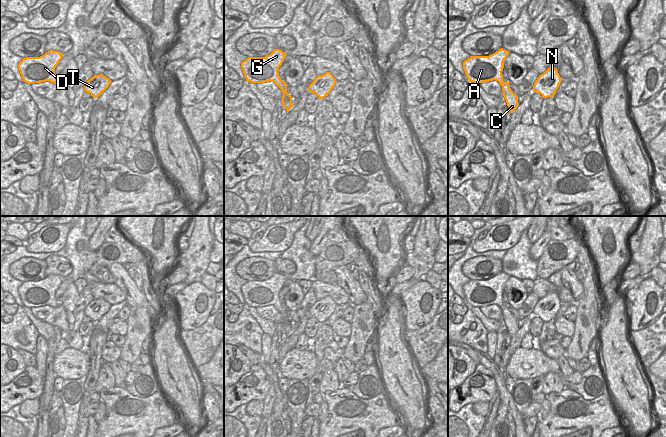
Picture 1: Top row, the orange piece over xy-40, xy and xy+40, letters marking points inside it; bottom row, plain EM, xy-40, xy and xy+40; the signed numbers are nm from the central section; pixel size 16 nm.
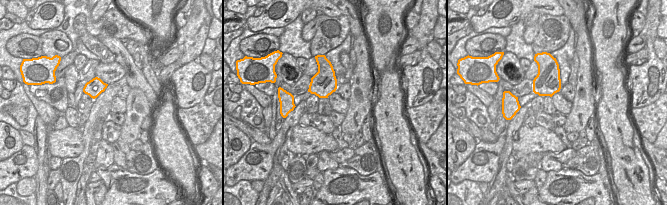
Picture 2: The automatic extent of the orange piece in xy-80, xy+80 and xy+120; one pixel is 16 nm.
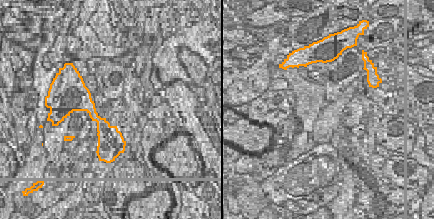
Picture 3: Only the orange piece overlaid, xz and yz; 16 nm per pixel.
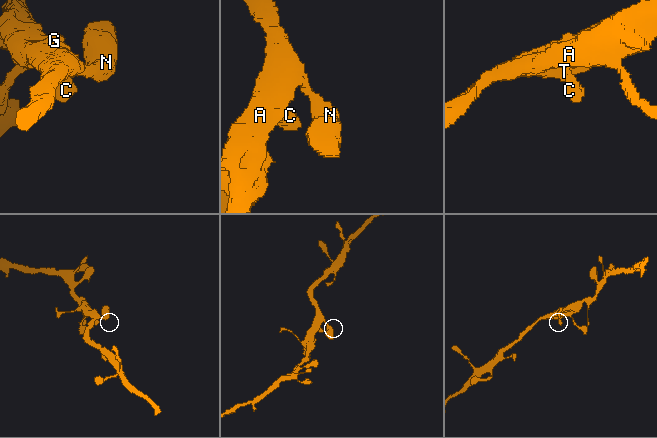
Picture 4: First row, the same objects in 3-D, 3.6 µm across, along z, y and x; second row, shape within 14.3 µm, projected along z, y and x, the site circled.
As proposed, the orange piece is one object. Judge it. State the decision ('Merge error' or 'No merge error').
No merge error.

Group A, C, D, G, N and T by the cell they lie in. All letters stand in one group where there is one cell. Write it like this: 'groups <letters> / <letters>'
groups A C D G N T

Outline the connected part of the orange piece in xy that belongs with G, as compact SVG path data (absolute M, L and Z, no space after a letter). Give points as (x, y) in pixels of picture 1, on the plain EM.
M280 273L265 281L248 281L242 285L241 292L247 305L251 307L265 307L273 305L283 316L282 328L288 335L294 330L292 321L287 316L287 308L279 300L279 291L282 289L287 278Z

